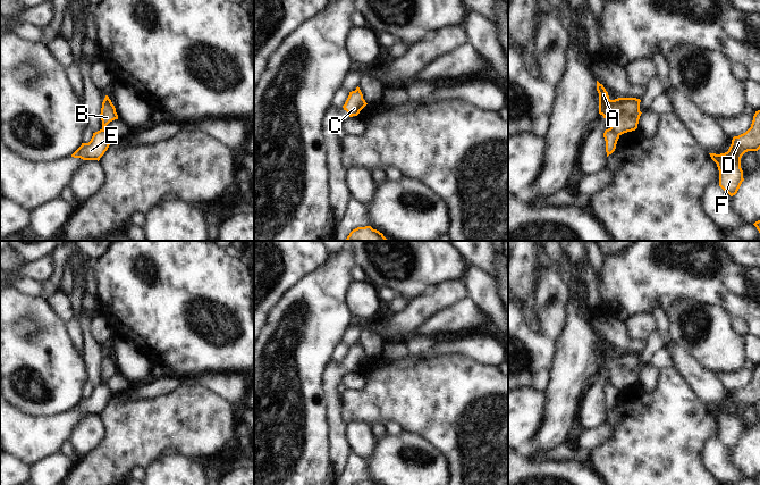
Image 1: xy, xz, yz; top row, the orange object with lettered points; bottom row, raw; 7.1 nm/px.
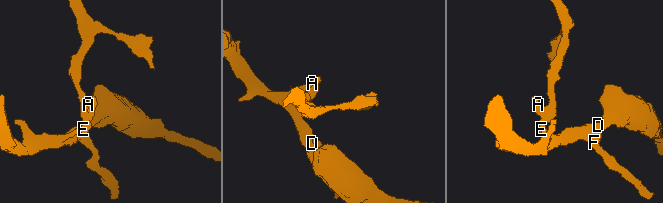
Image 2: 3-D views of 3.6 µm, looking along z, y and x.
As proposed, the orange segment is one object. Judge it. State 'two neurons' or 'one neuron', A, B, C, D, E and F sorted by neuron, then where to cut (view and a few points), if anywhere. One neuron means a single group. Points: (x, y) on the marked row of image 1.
two neurons | A B C / D E F | yz (610, 127), (618, 135)

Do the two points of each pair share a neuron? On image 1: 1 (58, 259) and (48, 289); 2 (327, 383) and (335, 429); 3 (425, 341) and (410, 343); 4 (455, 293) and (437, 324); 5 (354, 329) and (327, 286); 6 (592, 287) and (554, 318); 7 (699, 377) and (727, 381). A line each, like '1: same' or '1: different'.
1: same
2: same
3: same
4: different
5: different
6: different
7: different

